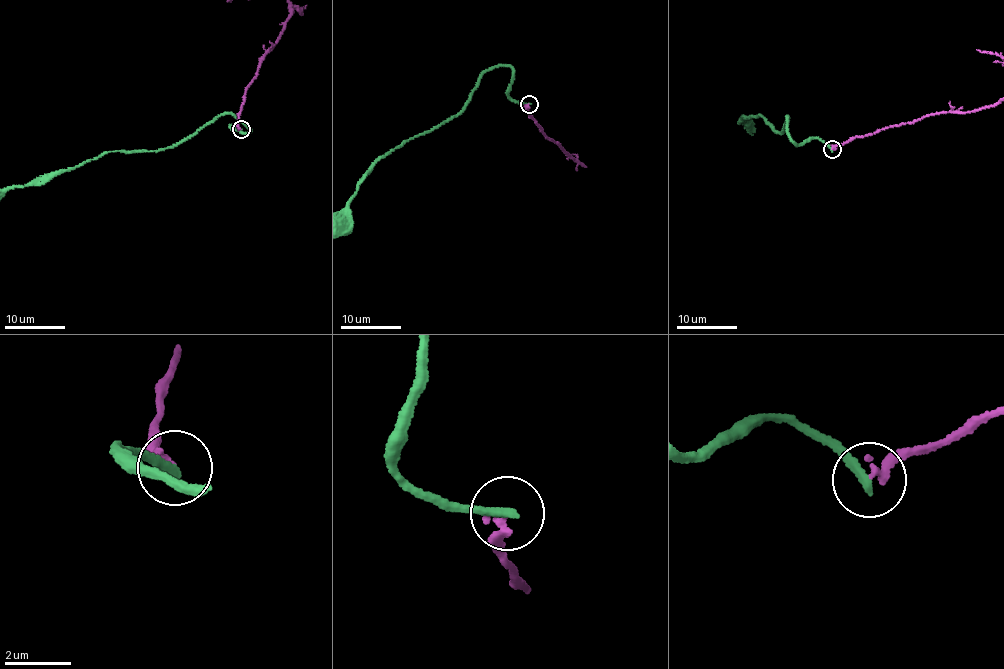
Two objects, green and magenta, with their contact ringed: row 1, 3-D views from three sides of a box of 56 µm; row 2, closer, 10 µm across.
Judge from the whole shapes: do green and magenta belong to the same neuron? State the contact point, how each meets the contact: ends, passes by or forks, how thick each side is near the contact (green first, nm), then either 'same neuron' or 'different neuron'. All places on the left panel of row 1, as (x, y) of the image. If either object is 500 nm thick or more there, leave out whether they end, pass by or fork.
(241, 129) | green ends | magenta ends | 320/240 nm | different neuron

